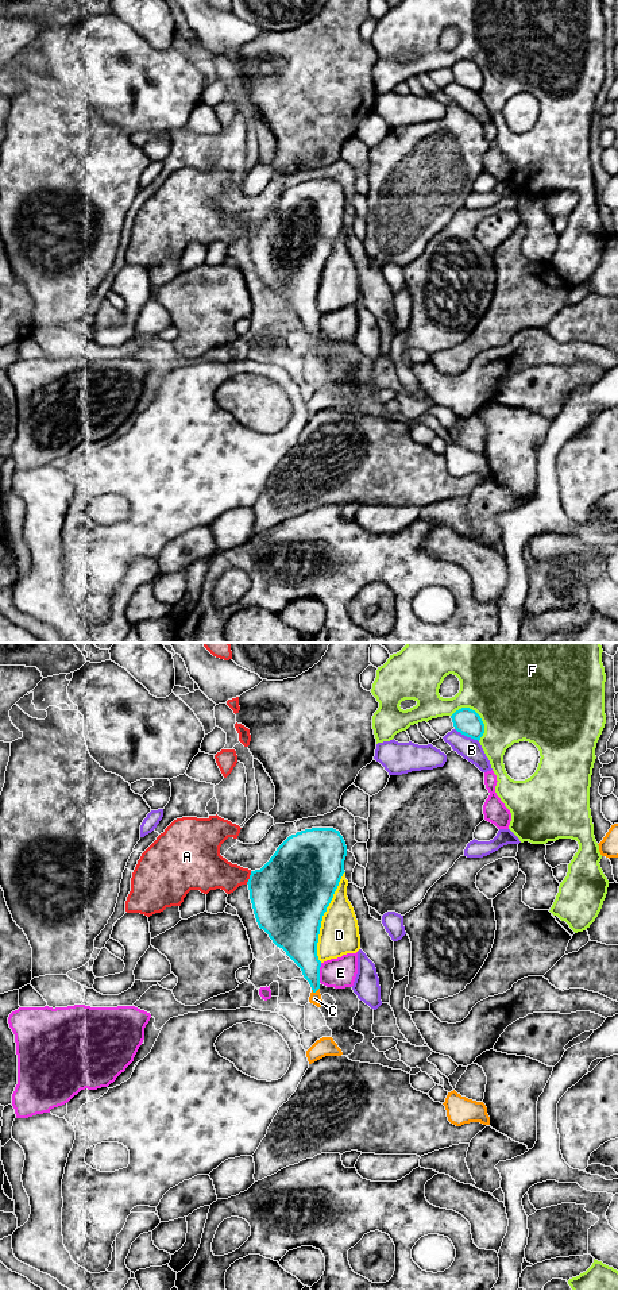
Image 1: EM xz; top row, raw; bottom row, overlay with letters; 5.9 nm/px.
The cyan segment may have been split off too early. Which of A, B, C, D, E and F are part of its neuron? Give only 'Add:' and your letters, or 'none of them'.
Add: C

